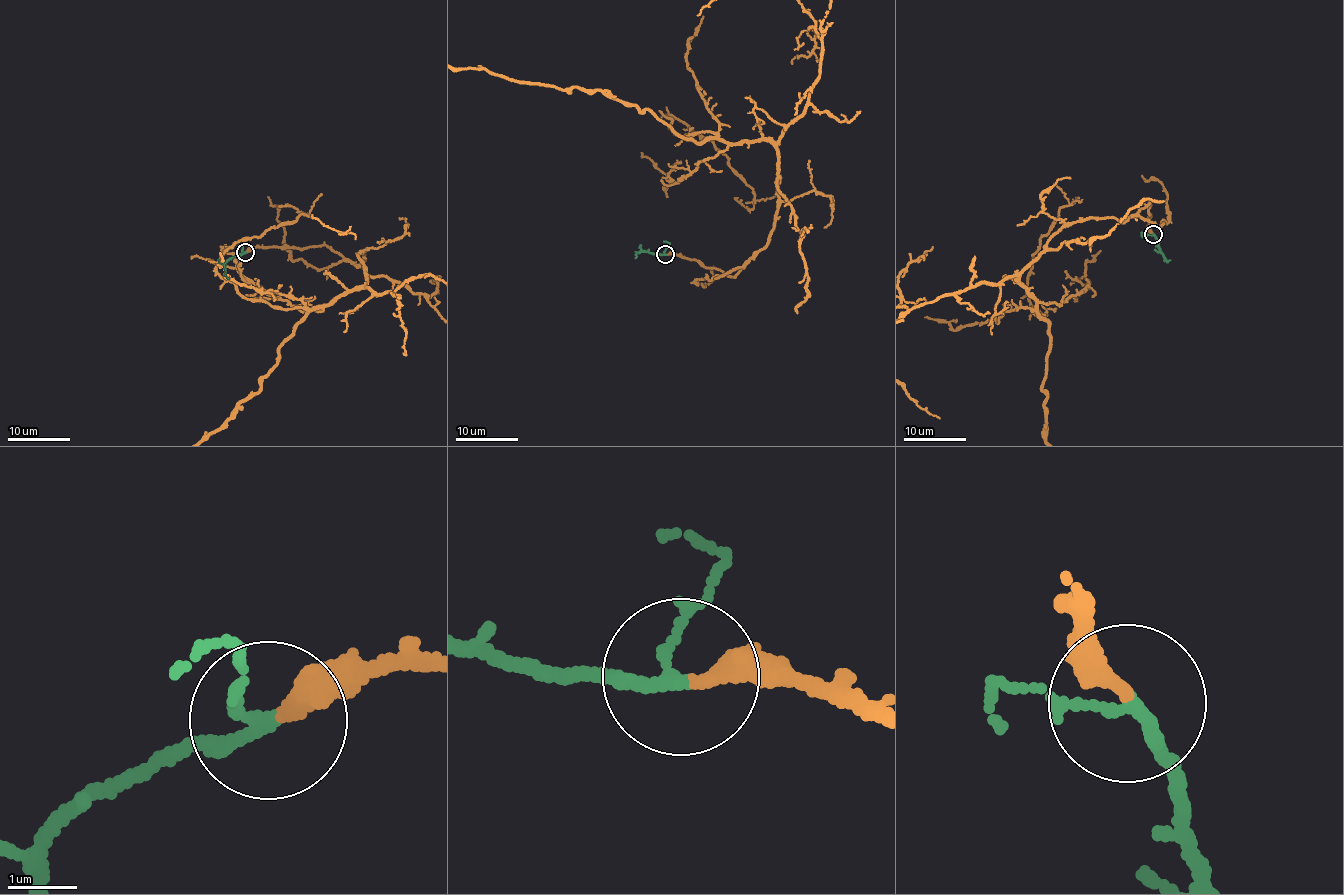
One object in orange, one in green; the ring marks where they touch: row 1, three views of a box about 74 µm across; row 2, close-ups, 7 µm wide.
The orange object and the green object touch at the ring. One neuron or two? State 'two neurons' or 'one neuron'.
one neuron

